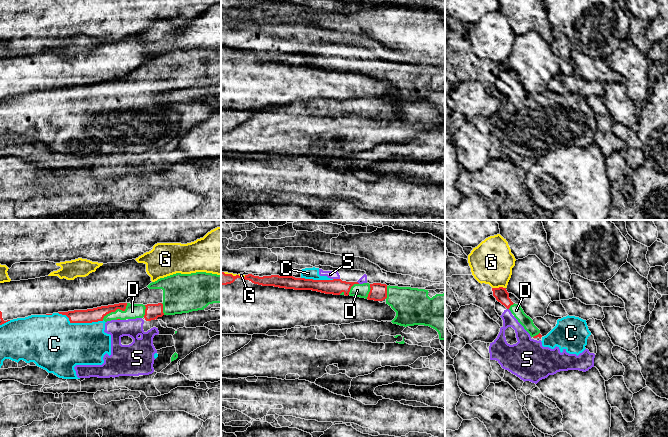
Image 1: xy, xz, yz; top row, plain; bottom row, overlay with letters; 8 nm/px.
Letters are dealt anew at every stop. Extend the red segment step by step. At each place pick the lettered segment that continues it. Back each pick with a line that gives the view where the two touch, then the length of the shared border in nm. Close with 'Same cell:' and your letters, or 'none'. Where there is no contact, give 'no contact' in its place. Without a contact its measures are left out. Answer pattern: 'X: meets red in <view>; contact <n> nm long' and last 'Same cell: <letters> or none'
Same cell: none

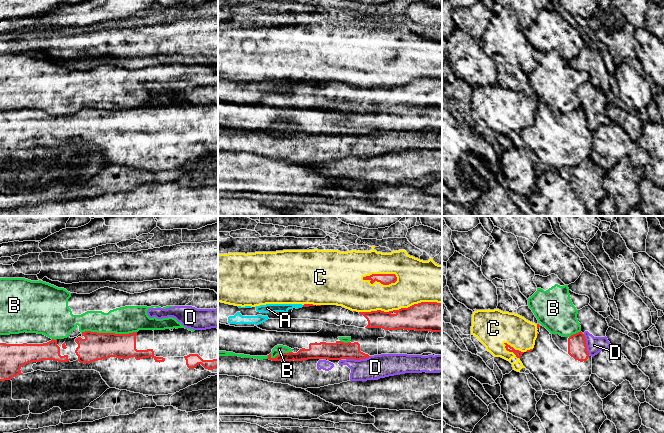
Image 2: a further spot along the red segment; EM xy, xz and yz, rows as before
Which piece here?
Same cell: none

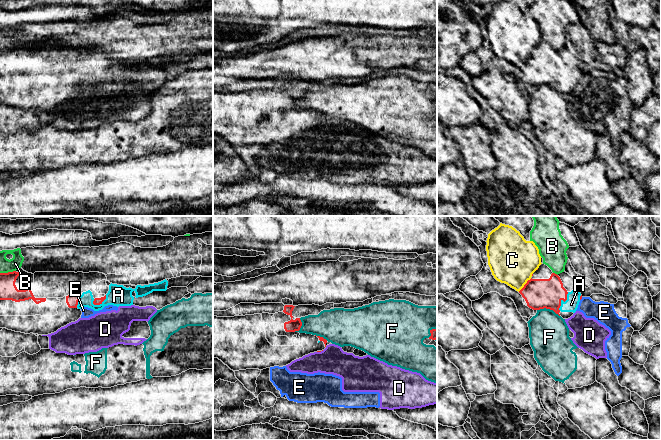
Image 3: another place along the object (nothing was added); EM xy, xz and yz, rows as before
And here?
A: meets red in yz; contact 170 nm long
Same cell: A

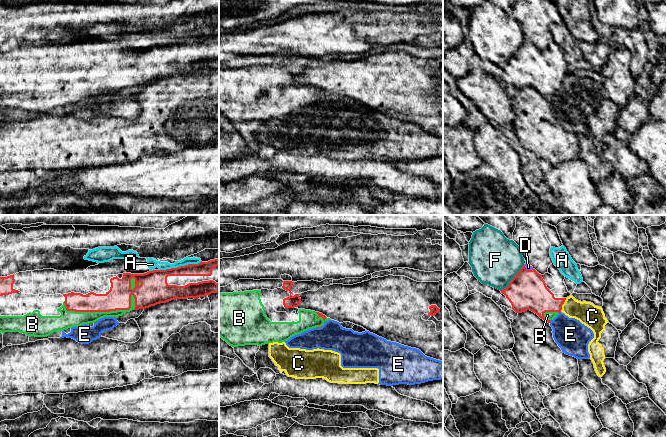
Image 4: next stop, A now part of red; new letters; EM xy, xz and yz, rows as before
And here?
B: meets red in xy; contact 600 nm long
Same cell: B

